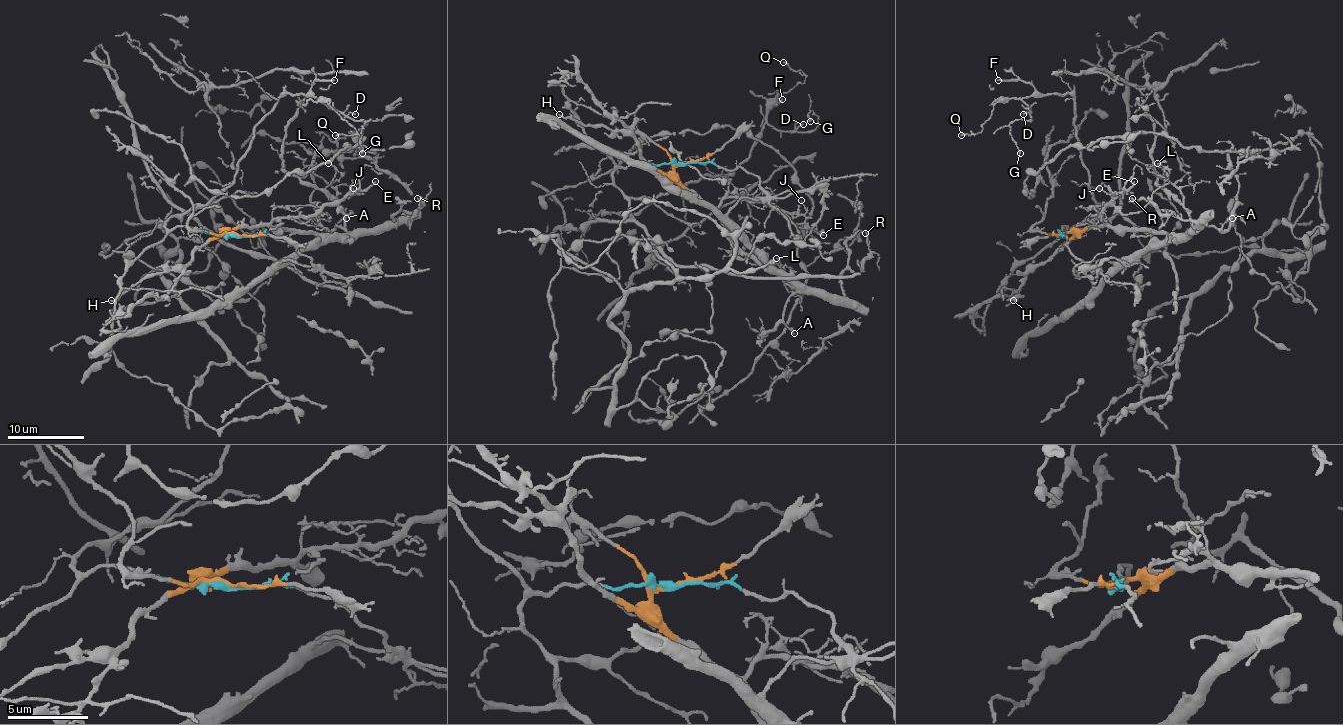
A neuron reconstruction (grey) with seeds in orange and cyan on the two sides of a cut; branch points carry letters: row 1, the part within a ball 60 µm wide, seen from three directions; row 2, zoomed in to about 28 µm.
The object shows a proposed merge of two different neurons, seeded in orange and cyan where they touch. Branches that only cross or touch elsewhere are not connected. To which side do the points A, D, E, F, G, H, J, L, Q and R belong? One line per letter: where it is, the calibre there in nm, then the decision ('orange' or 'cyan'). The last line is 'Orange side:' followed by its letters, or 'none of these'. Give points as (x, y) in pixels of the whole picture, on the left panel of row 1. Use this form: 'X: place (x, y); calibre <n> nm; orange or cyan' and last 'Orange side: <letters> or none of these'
A: place (346, 218); calibre 190 nm; orange
D: place (355, 114); calibre 130 nm; cyan
E: place (375, 181); calibre 140 nm; orange
F: place (334, 80); calibre 150 nm; cyan
G: place (362, 153); calibre 150 nm; cyan
H: place (111, 300); calibre 170 nm; orange
J: place (353, 188); calibre 100 nm; orange
L: place (328, 163); calibre 100 nm; orange
Q: place (335, 135); calibre 160 nm; cyan
R: place (417, 198); calibre 100 nm; orange
Orange side: A, E, H, J, L, R

